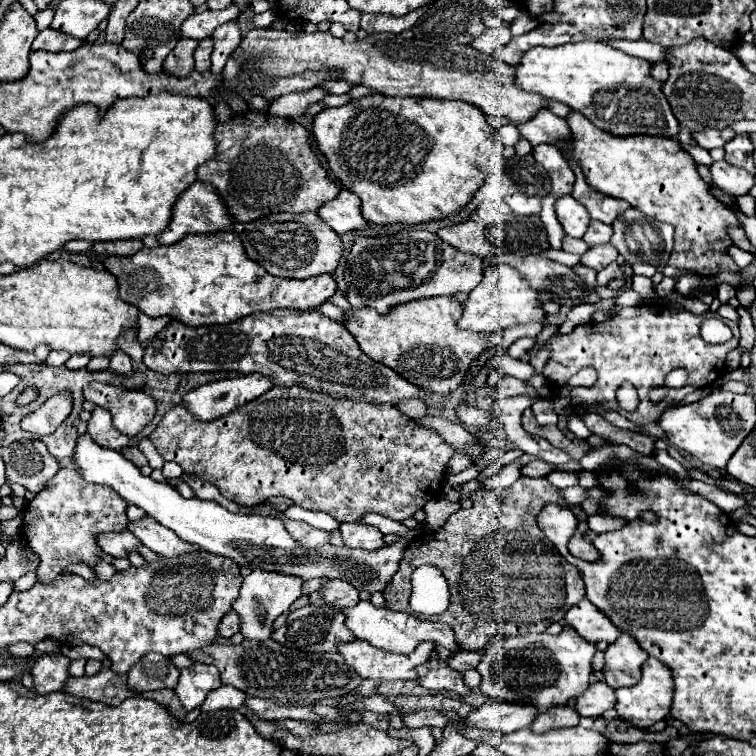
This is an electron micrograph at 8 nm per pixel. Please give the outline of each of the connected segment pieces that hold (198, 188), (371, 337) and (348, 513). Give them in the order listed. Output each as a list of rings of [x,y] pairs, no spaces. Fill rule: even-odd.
[[[197,180],[174,206],[174,218],[168,228],[158,236],[160,244],[172,244],[188,234],[210,234],[216,230],[230,230],[232,220],[220,204],[220,196],[204,182]]]
[[[442,296],[442,298],[416,300],[412,304],[400,304],[400,308],[392,308],[392,312],[388,312],[388,316],[376,316],[376,312],[372,312],[372,308],[364,308],[364,310],[350,308],[348,320],[344,322],[344,326],[352,332],[352,336],[356,338],[360,348],[366,352],[366,356],[370,356],[376,362],[386,364],[388,368],[392,368],[396,374],[400,374],[410,384],[414,384],[426,392],[446,396],[446,394],[454,392],[464,382],[466,372],[470,368],[470,362],[482,350],[492,348],[492,346],[500,346],[504,340],[502,332],[484,334],[484,332],[460,330],[456,326],[460,316],[462,316],[462,304],[454,296]]]
[[[274,386],[250,404],[212,422],[200,422],[184,406],[174,406],[150,434],[150,442],[164,460],[174,460],[186,474],[214,484],[222,496],[236,504],[256,506],[272,496],[284,496],[296,506],[322,510],[340,524],[360,522],[368,512],[398,522],[414,516],[428,500],[442,496],[436,492],[442,490],[444,472],[456,452],[436,430],[418,426],[392,404],[332,398],[302,386]]]

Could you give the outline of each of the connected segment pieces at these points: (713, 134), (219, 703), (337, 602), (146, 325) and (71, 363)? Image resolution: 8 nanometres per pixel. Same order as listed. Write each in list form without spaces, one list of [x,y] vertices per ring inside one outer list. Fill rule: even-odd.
[[[724,128],[724,130],[704,130],[700,134],[694,134],[694,140],[706,148],[706,150],[712,150],[712,148],[720,148],[724,146],[728,140],[732,140],[736,136],[736,132],[732,128]]]
[[[228,684],[218,686],[216,690],[208,692],[204,704],[202,704],[202,712],[210,712],[210,710],[222,710],[222,708],[232,708],[238,710],[246,700],[246,694],[240,692],[238,688],[232,688]]]
[[[328,580],[326,584],[320,586],[320,598],[330,604],[330,606],[338,606],[338,608],[348,608],[348,606],[356,606],[360,596],[358,590],[344,582],[344,580]]]
[[[140,312],[138,315],[138,323],[139,323],[139,341],[141,343],[148,341],[154,335],[156,335],[166,324],[169,324],[173,319],[164,316],[160,318],[150,318],[146,316],[144,313]]]
[[[74,354],[67,360],[65,366],[71,370],[78,370],[86,367],[90,359],[90,356],[87,354]]]

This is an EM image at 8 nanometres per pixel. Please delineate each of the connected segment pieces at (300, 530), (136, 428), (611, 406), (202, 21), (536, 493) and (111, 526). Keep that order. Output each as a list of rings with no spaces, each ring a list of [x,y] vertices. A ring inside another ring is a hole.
[[[284,520],[284,526],[294,540],[298,540],[300,544],[304,544],[308,548],[314,548],[314,546],[320,546],[320,544],[328,542],[328,532],[326,530],[318,530],[310,524],[306,524],[306,522]]]
[[[88,384],[84,398],[112,414],[112,424],[126,436],[138,436],[156,414],[156,400],[148,392],[124,390],[110,384]]]
[[[636,306],[636,308],[622,308],[616,318],[606,320],[604,324],[592,328],[590,332],[582,332],[582,326],[574,328],[574,332],[556,336],[554,346],[538,346],[538,350],[548,348],[550,358],[546,360],[544,366],[544,376],[548,384],[564,386],[566,380],[570,380],[578,370],[592,366],[598,372],[598,382],[592,388],[572,388],[570,400],[572,406],[580,404],[600,404],[606,410],[616,410],[618,414],[626,416],[634,424],[650,424],[660,418],[660,414],[668,408],[678,404],[686,394],[710,386],[724,370],[726,356],[730,350],[734,350],[738,344],[736,340],[740,338],[738,334],[738,324],[724,320],[732,328],[732,338],[724,344],[708,344],[700,336],[700,324],[708,318],[720,318],[718,314],[702,314],[696,316],[688,310],[670,310],[666,306]],[[674,368],[684,368],[688,372],[688,380],[682,388],[670,388],[668,396],[660,404],[652,404],[648,400],[648,390],[652,386],[664,386],[664,378],[670,370]],[[630,382],[640,396],[640,406],[634,412],[626,412],[618,406],[616,402],[616,390],[624,384]]]
[[[236,4],[224,8],[224,10],[206,10],[202,14],[192,14],[184,20],[184,32],[182,36],[202,40],[212,35],[212,32],[226,22],[236,22],[240,14],[240,8]]]
[[[520,476],[512,486],[508,488],[502,488],[502,490],[476,490],[470,494],[470,498],[474,500],[472,508],[468,510],[458,510],[456,514],[450,516],[450,520],[436,532],[422,532],[418,534],[412,544],[404,550],[404,558],[400,560],[400,568],[396,572],[396,576],[392,578],[392,584],[386,588],[384,592],[384,598],[386,598],[386,606],[392,608],[392,610],[398,610],[398,612],[412,612],[408,600],[410,600],[410,594],[412,594],[412,584],[410,584],[410,574],[414,572],[414,568],[422,566],[422,564],[432,564],[432,566],[438,566],[444,574],[444,578],[448,580],[448,588],[450,588],[450,606],[444,614],[440,616],[422,616],[426,620],[432,620],[432,622],[444,622],[448,624],[454,634],[456,634],[456,642],[466,648],[466,650],[480,650],[484,648],[486,640],[490,640],[492,636],[496,634],[502,634],[502,636],[524,636],[528,632],[544,632],[552,622],[560,622],[564,620],[566,612],[584,598],[584,582],[566,582],[566,578],[574,578],[574,574],[578,572],[572,572],[568,568],[562,566],[560,562],[560,556],[558,554],[534,554],[534,552],[516,552],[516,544],[518,540],[540,540],[544,538],[540,528],[536,526],[536,512],[542,510],[542,506],[552,500],[552,498],[558,498],[558,488],[552,486],[546,478],[528,478],[528,476]],[[498,534],[506,536],[510,534],[512,536],[512,546],[502,546],[504,542],[500,542],[500,538],[496,538]],[[524,558],[524,566],[522,570],[518,568],[512,568],[508,570],[508,576],[500,576],[500,570],[494,572],[494,568],[500,568],[500,564],[504,562],[516,562],[516,560],[522,560]],[[512,580],[518,580],[520,584],[514,586]],[[500,590],[514,590],[516,594],[514,596],[506,596],[502,602],[500,600]]]
[[[74,462],[62,466],[60,472],[48,480],[46,488],[38,492],[24,510],[22,532],[30,548],[40,556],[40,566],[36,570],[38,582],[48,582],[60,574],[66,574],[64,568],[68,564],[98,564],[102,560],[102,552],[96,544],[96,534],[124,530],[128,524],[126,506],[128,504],[110,486],[86,482]]]

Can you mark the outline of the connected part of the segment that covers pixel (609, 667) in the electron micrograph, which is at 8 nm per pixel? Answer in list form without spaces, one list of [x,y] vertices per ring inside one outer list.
[[[622,632],[614,644],[606,650],[606,666],[604,666],[604,680],[612,688],[632,686],[640,680],[640,668],[646,662],[648,654],[642,652],[636,638],[628,632]]]

